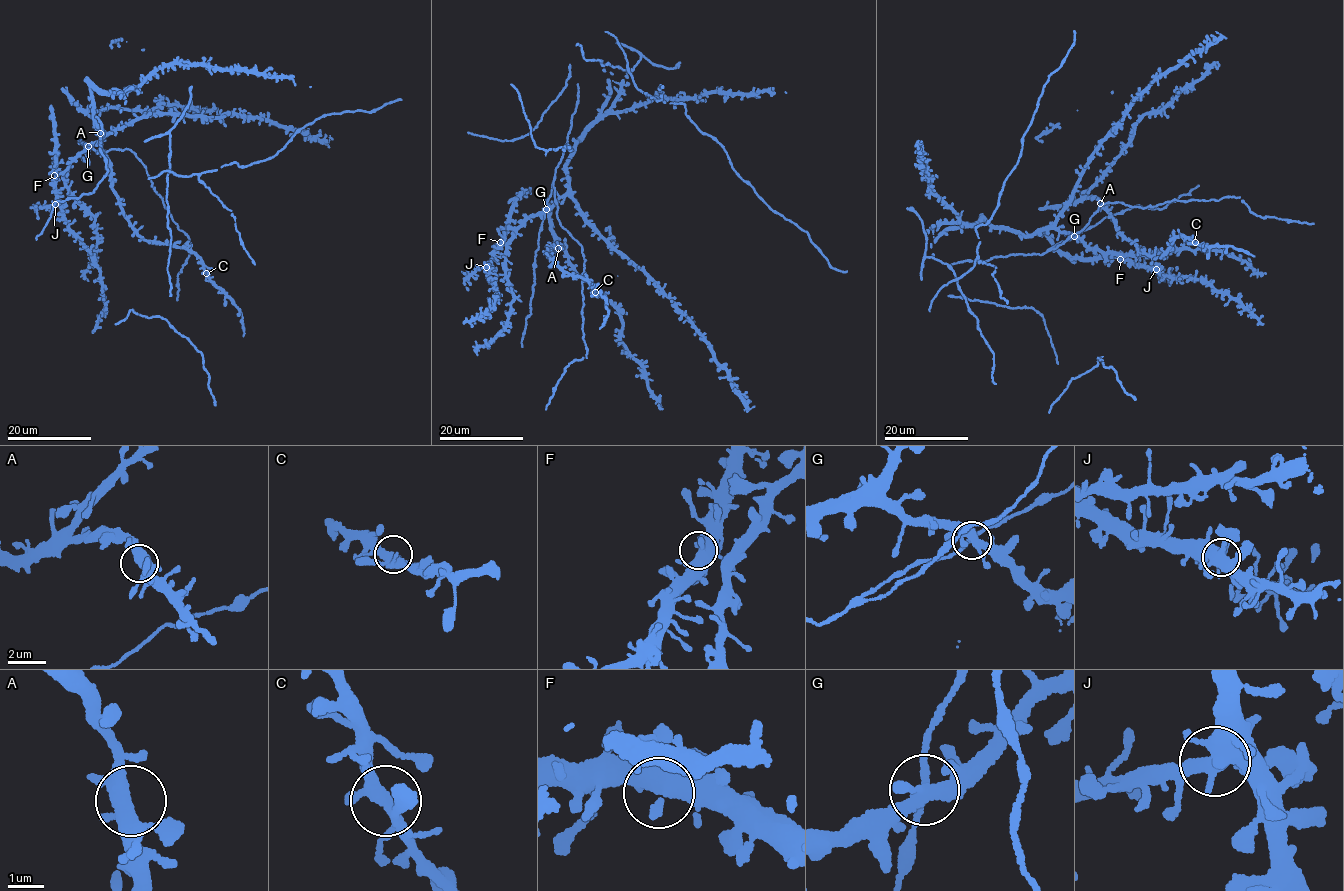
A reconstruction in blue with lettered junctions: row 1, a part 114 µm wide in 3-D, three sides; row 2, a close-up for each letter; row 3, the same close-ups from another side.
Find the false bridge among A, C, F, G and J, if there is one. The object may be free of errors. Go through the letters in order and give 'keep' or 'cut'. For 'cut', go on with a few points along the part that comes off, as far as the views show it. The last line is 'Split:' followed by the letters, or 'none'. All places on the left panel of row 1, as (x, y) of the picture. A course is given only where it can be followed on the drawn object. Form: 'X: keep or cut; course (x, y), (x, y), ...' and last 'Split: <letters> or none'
A: keep
C: keep
F: keep
G: keep
J: keep
Split: none

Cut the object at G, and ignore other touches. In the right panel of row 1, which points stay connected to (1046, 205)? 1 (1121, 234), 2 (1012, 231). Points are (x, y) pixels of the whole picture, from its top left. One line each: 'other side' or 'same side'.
1: same side
2: same side

